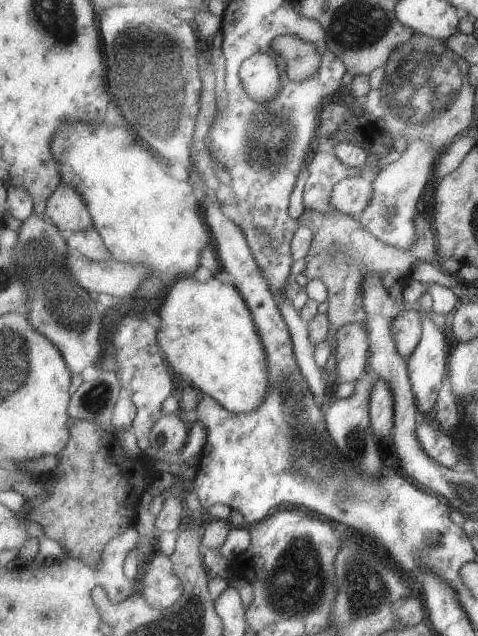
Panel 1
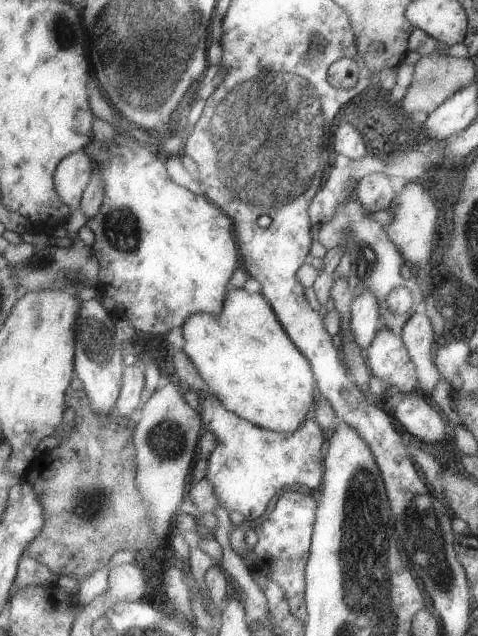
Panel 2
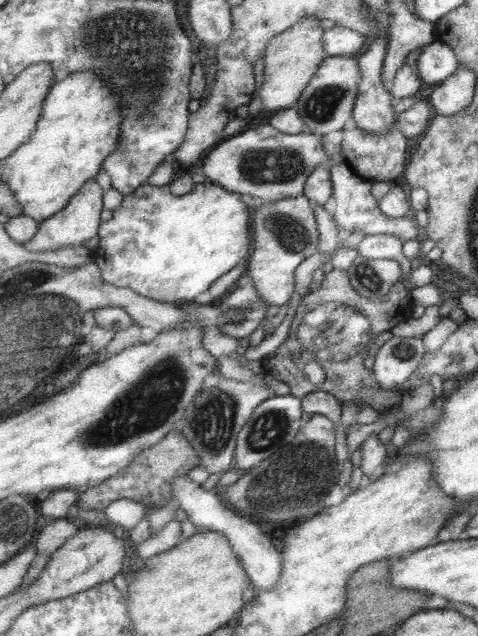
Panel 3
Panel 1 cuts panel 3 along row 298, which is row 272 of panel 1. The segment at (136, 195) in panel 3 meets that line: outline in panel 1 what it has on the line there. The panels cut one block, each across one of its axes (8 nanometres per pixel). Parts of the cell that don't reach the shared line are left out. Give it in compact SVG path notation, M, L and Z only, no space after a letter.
M83 122L67 124L61 126L61 130L52 138L52 151L60 164L62 184L72 186L83 197L92 214L94 226L101 233L115 260L150 266L152 276L144 282L133 298L155 296L165 284L169 284L177 276L198 278L205 275L200 265L201 252L211 242L212 232L193 184L171 178L167 171L163 170L159 160L139 140L135 140L135 136L127 128L107 122L97 126Z

